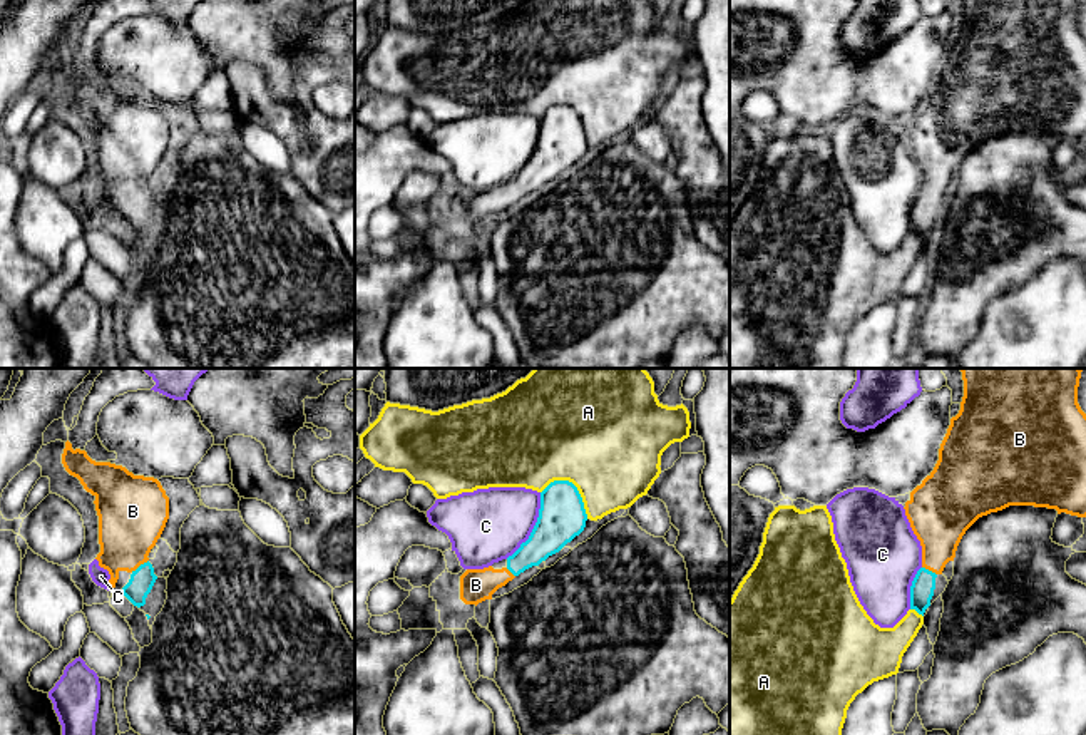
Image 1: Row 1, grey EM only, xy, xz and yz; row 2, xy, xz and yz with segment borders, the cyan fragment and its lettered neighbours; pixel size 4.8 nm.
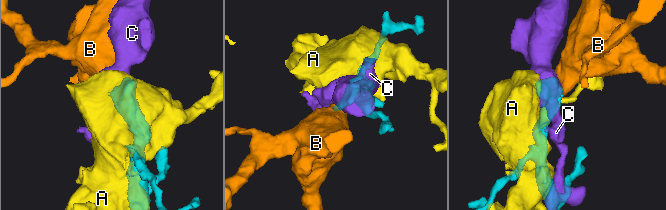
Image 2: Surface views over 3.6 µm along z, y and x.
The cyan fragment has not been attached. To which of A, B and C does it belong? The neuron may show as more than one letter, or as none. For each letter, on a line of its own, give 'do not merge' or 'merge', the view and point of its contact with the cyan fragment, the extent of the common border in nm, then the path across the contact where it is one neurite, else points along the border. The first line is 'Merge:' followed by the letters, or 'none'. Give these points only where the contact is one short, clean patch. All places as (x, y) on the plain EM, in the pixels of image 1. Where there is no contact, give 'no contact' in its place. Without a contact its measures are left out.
Merge: B
A: do not merge | xz (574, 111) | 260 nm
B: merge | xy (141, 190) | 110 nm | across xy (141, 206), (141, 190), (133, 181), (133, 139)
C: do not merge | xz (534, 151) | 360 nm

